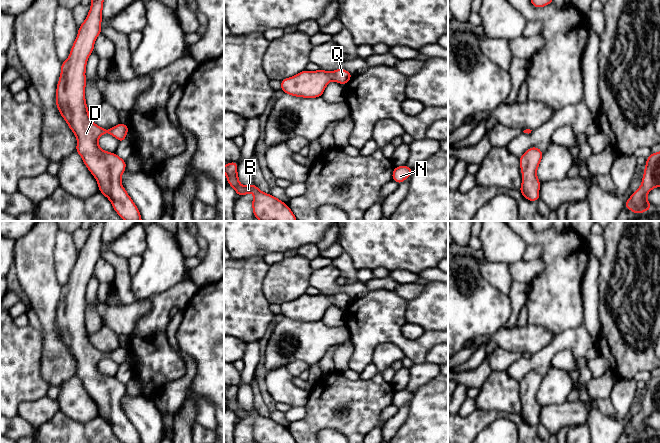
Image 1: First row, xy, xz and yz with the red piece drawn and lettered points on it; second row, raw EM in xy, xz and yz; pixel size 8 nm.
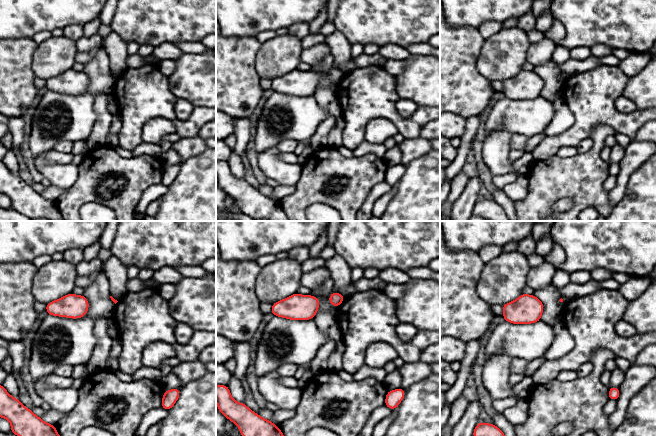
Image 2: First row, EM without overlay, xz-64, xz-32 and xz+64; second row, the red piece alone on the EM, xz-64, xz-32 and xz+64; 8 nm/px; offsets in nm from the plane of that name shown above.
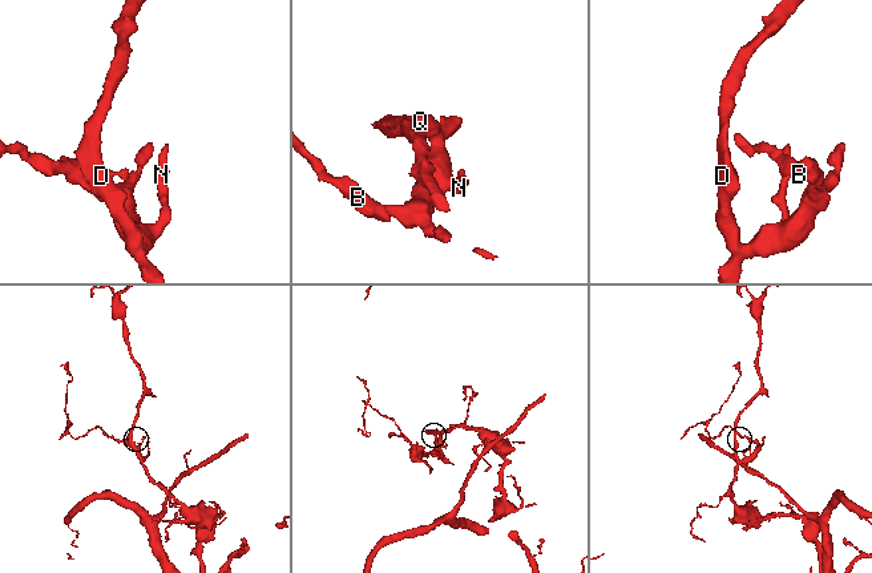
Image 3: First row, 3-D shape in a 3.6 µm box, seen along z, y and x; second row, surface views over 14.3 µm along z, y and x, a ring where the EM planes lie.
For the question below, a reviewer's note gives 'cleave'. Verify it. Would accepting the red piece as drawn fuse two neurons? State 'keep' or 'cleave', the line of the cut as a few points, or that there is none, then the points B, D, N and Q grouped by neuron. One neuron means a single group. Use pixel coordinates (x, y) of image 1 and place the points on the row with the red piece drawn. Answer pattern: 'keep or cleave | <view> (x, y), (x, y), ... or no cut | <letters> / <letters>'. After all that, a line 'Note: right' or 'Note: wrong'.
keep | no cut | B D N Q
Note: wrong

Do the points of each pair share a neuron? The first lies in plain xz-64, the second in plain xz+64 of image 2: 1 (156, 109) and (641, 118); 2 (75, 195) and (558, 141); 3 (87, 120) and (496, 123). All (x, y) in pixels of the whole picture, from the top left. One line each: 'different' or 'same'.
1: same
2: different
3: same

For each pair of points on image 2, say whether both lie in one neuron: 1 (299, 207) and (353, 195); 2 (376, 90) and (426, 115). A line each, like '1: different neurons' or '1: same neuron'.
1: same neuron
2: same neuron

